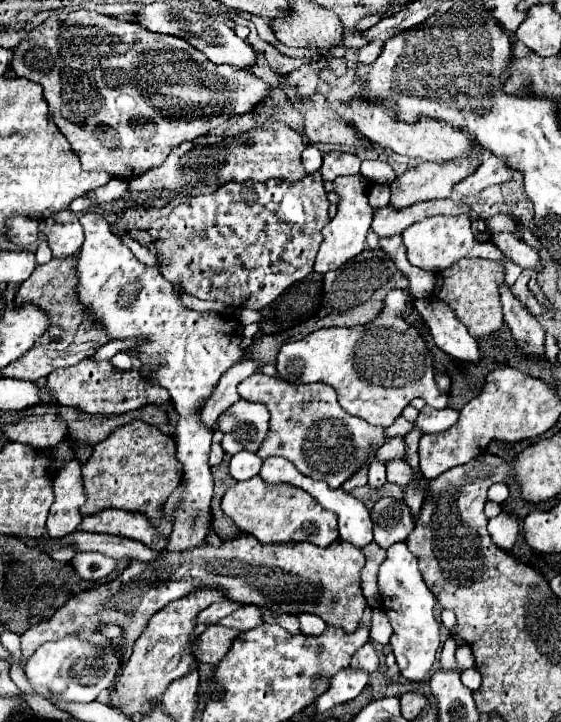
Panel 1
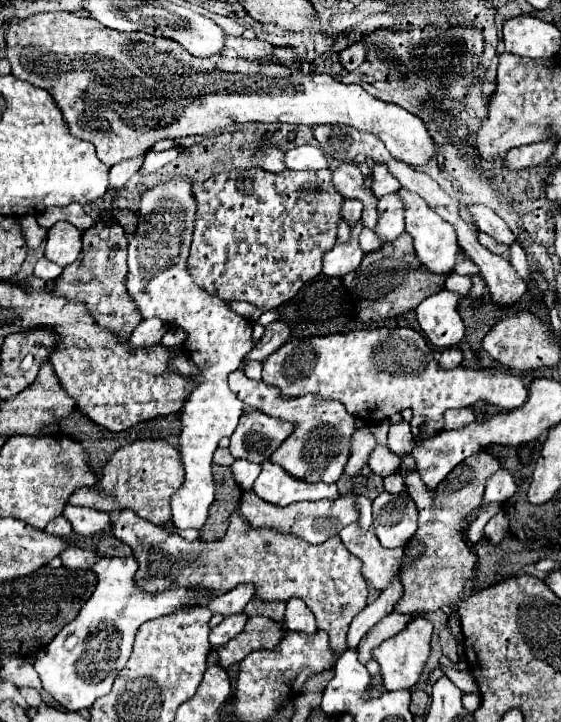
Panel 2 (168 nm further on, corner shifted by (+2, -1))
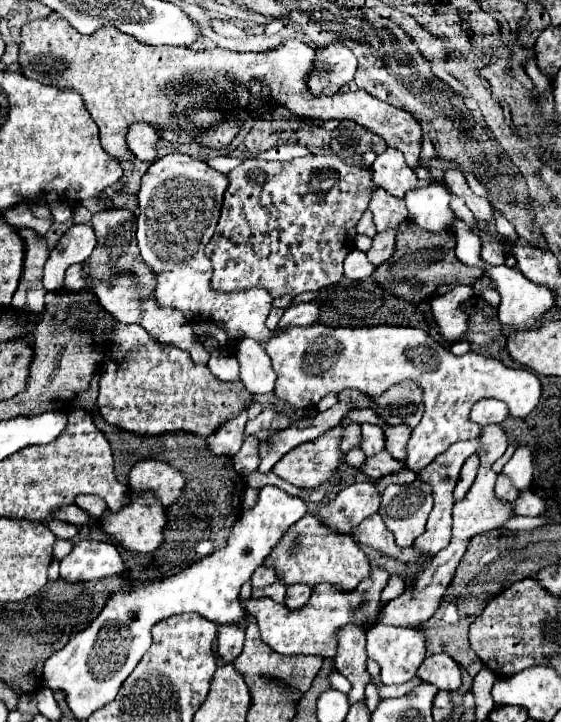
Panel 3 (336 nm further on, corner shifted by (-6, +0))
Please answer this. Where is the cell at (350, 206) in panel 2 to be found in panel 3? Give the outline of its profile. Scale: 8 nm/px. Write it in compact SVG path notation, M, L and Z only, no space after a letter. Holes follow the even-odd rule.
M366 210L364 214L362 214L362 218L358 220L358 224L356 224L356 234L366 234L366 236L374 236L376 234L376 228L374 228L374 224L372 224L372 212L370 210Z

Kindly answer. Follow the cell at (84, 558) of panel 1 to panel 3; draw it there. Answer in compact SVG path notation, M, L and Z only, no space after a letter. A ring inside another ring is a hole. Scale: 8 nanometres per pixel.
M56 540L56 544L54 544L54 558L56 560L64 560L72 552L72 548L74 548L72 540Z

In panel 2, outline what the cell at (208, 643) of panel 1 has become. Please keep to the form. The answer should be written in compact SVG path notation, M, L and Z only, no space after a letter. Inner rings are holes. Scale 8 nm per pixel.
M252 615L248 617L248 623L244 631L240 631L232 641L228 641L224 647L218 647L220 665L230 667L240 663L248 653L254 649L274 649L284 639L280 625L270 621L268 617Z

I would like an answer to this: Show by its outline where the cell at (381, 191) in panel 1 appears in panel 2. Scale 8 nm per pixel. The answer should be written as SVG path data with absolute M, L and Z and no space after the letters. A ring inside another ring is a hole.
M374 163L372 167L372 191L376 197L384 197L390 193L396 193L400 189L400 183L396 177L388 171L384 163Z

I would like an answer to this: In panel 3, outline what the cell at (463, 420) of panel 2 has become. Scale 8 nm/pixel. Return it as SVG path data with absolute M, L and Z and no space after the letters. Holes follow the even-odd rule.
M486 398L486 400L476 402L470 412L470 420L474 424L478 424L480 428L486 424L500 424L506 416L508 416L508 406L500 400L494 400L494 398Z

